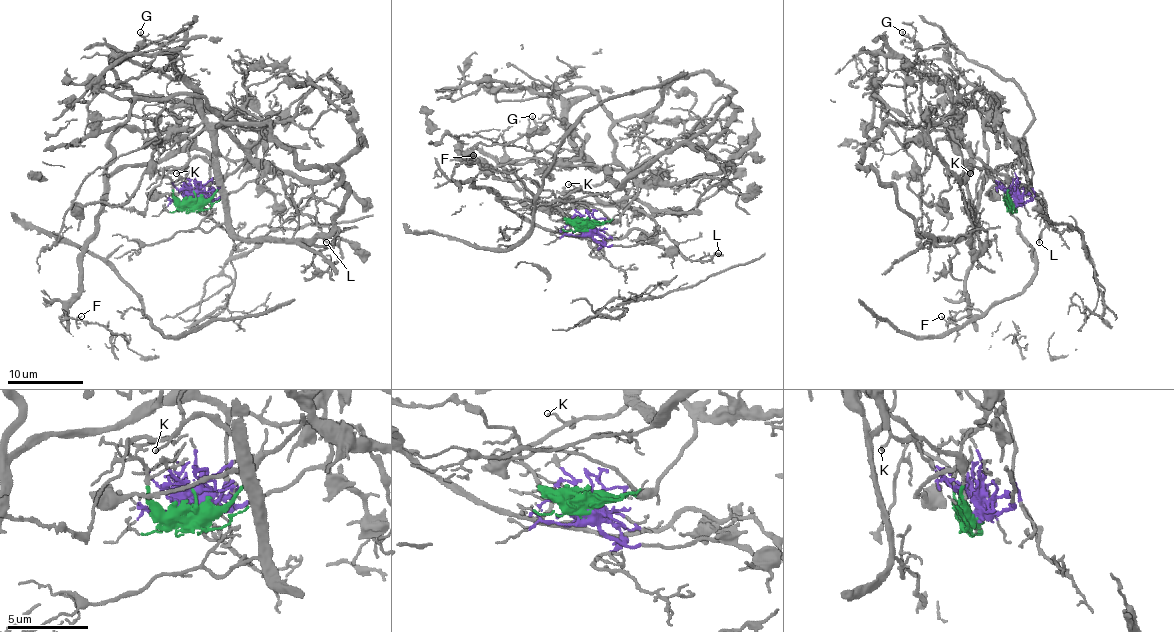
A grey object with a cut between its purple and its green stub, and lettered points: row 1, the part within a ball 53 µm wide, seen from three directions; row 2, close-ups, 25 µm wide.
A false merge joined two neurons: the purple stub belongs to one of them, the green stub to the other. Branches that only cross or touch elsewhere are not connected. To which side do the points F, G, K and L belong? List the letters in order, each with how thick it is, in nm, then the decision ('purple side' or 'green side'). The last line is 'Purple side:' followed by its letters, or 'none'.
F: calibre 90 nm; purple side
G: calibre 200 nm; purple side
K: calibre 140 nm; green side
L: calibre 100 nm; purple side
Purple side: F, G, L

